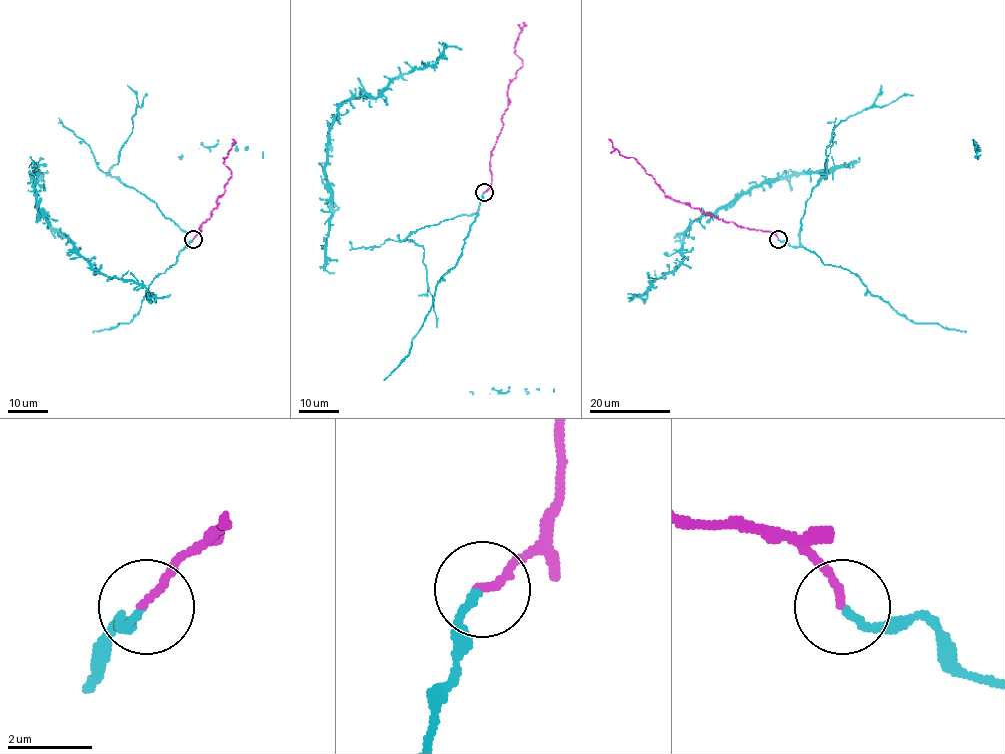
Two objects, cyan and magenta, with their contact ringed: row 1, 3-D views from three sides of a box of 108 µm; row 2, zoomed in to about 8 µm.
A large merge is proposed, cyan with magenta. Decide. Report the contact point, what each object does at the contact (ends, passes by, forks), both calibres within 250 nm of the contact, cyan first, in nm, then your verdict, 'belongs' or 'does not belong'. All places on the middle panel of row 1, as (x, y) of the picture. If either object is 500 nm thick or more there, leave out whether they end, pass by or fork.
place (484, 192); cyan ends; magenta ends; calibres 160 and 180 nm; belongs

